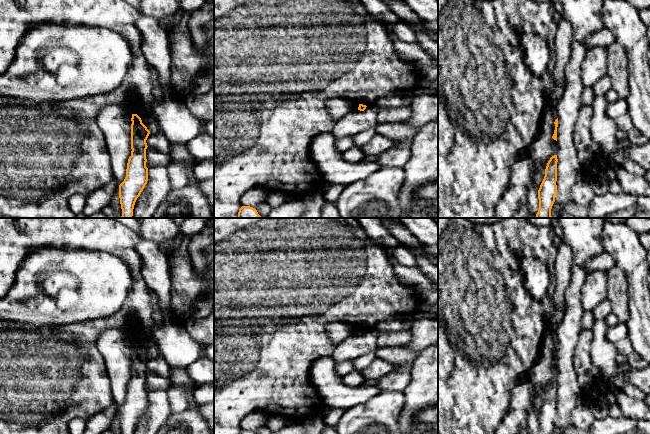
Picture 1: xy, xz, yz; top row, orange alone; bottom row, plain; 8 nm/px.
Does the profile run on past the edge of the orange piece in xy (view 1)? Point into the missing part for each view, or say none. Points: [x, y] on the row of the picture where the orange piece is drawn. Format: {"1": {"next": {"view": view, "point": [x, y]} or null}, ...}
{"1": {"next": null}}

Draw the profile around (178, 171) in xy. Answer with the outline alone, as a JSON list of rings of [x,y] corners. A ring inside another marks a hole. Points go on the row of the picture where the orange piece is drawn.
[[[172,161],[168,166],[171,190],[185,187],[188,184],[188,171],[193,166],[191,161]]]

